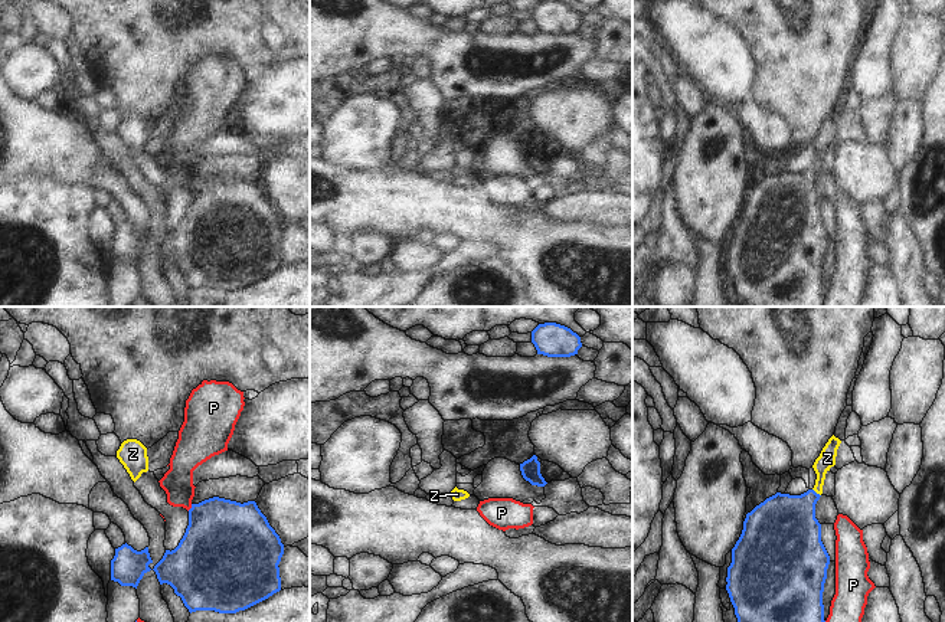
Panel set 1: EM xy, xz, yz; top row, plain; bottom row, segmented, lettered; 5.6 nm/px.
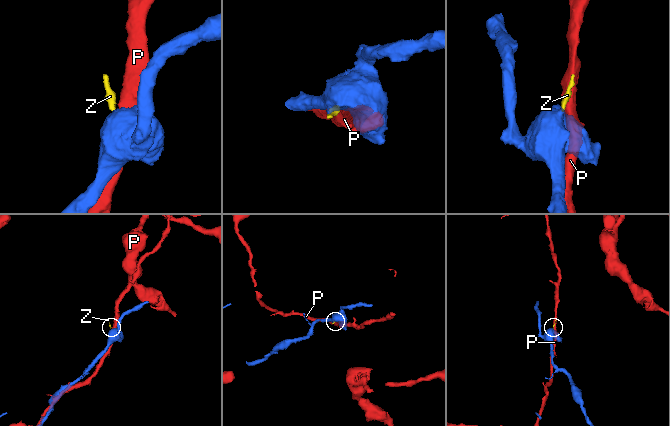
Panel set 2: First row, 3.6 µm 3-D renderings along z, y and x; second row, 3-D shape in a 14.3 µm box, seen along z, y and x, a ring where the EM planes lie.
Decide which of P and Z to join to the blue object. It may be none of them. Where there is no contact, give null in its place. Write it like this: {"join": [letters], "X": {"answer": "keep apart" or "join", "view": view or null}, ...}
{"join": ["Z"], "P": {"answer": "keep apart", "view": "xy"}, "Z": {"answer": "join", "view": "yz"}}

